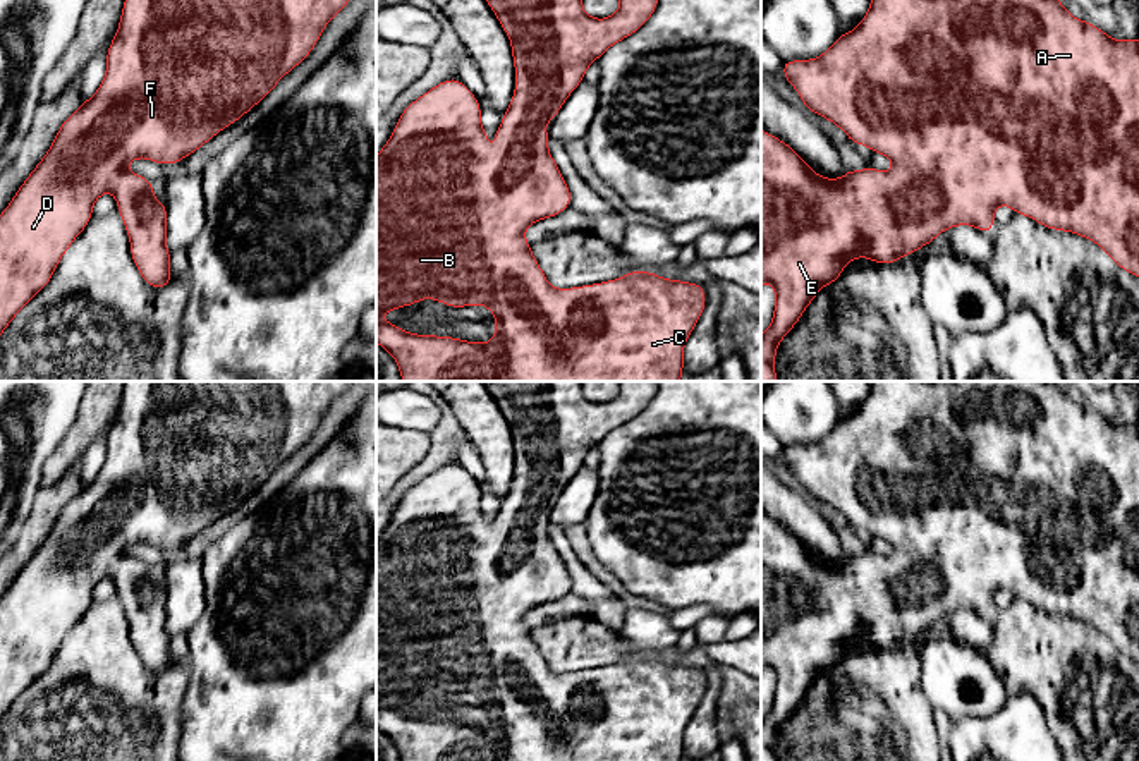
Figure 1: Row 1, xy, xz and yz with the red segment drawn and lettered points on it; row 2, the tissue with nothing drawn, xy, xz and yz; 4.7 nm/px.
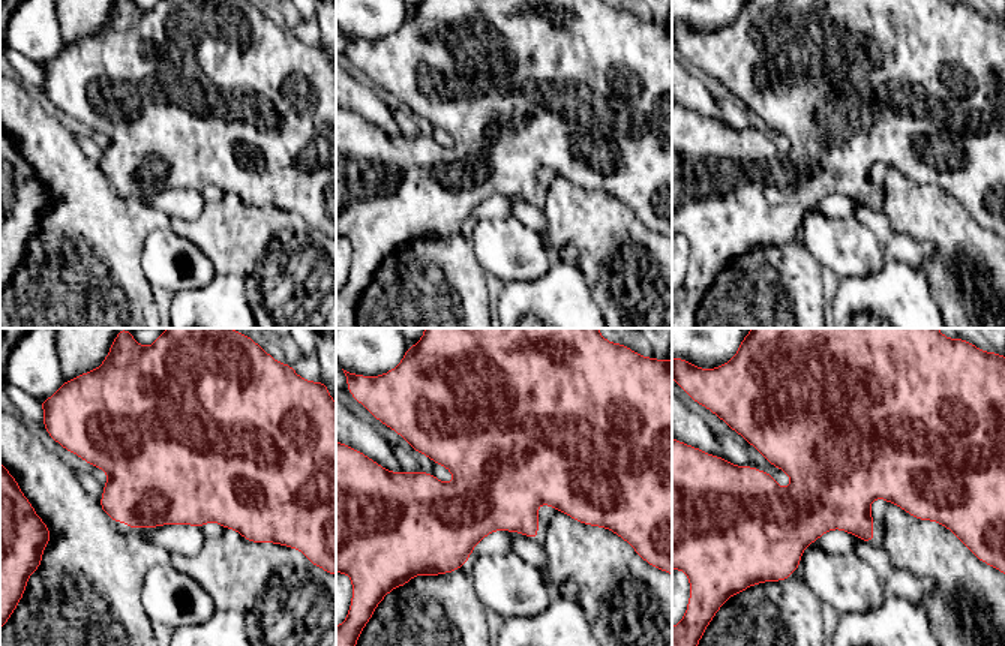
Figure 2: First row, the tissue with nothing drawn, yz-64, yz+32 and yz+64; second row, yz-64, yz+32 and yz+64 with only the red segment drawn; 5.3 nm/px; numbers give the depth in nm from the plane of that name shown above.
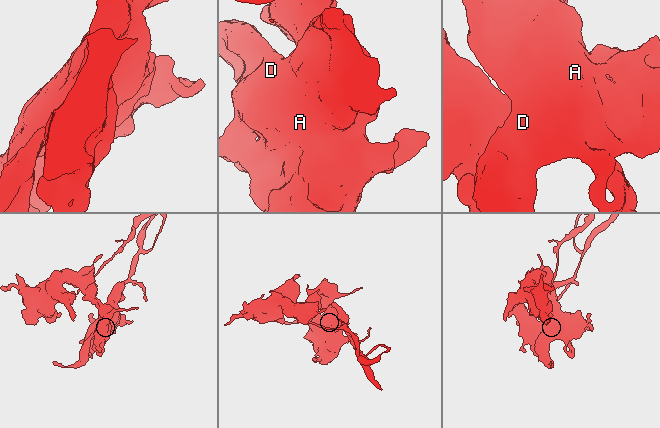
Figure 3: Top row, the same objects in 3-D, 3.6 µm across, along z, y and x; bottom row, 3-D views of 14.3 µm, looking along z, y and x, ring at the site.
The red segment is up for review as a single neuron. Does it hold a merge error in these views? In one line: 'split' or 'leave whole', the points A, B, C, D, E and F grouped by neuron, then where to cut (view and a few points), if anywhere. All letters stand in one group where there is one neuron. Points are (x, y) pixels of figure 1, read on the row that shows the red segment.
leave whole; groups A B C D E F; cut none

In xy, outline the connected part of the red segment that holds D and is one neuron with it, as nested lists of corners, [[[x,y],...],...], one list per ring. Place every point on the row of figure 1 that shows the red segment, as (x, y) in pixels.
[[[124,0],[119,29],[107,50],[107,72],[96,93],[81,103],[81,107],[64,120],[48,153],[40,160],[34,170],[17,189],[9,206],[0,213],[0,337],[17,313],[52,282],[65,251],[93,218],[93,204],[103,192],[113,192],[117,210],[124,220],[131,240],[131,256],[141,278],[153,289],[172,285],[170,263],[172,254],[167,249],[167,203],[149,194],[158,184],[148,182],[136,172],[125,172],[127,163],[134,158],[146,158],[160,165],[174,165],[204,146],[225,127],[237,122],[254,108],[292,69],[295,69],[316,46],[323,29],[350,0]]]

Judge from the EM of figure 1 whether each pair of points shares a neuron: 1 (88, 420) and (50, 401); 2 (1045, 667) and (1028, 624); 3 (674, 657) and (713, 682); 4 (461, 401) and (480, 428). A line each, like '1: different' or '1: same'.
1: different
2: same
3: same
4: same

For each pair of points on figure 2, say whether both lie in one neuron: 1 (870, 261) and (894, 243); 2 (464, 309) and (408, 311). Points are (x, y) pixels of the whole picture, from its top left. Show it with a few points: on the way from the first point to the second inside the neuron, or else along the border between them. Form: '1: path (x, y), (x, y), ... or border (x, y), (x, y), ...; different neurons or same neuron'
1: border (863, 222), (887, 257); different neurons
2: path (450, 311), (422, 311); same neuron

